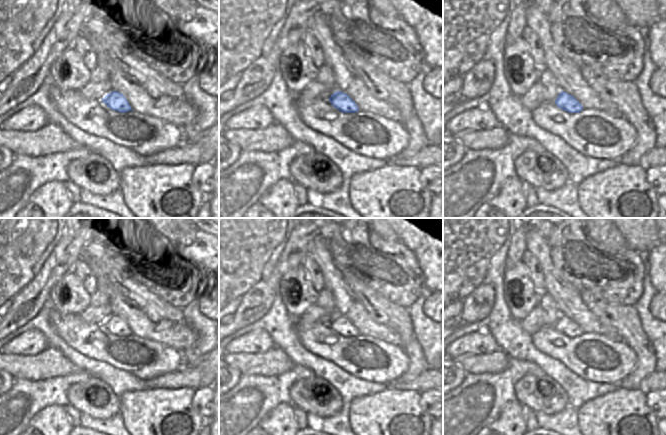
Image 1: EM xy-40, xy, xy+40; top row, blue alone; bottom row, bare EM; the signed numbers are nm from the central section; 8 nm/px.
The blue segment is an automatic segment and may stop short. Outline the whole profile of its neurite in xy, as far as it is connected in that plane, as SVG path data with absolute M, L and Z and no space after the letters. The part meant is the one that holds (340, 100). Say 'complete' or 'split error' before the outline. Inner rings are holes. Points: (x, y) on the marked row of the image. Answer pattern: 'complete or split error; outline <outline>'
complete; outline M335 91L329 98L329 102L333 107L342 113L356 113L359 108L355 101L342 91Z

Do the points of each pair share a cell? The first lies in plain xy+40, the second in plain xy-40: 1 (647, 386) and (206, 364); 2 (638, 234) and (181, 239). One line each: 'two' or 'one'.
1: two
2: one

